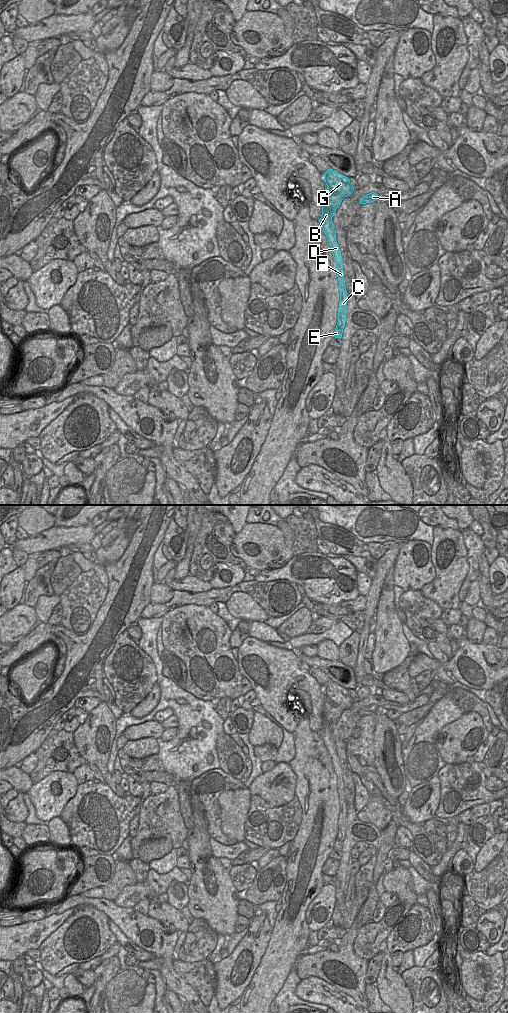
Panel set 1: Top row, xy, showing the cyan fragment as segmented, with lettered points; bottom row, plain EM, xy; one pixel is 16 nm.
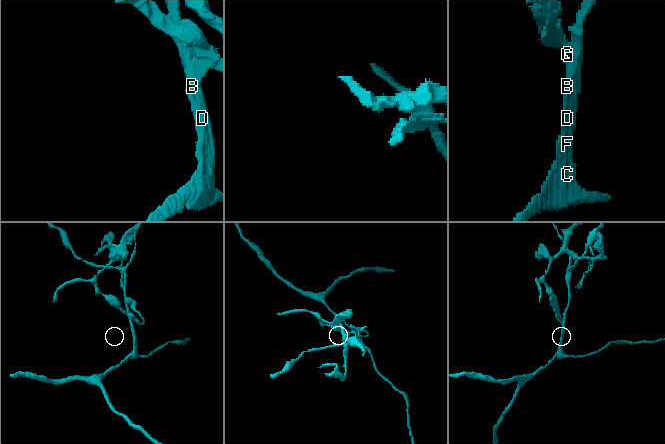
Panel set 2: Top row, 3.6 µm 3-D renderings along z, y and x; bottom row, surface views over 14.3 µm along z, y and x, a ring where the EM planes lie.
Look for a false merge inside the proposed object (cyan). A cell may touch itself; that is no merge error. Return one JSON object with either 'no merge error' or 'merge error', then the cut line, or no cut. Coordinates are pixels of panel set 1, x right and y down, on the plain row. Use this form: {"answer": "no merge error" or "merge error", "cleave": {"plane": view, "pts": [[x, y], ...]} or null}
{"answer": "merge error", "cleave": {"plane": "xy", "pts": [[327, 699], [343, 710]]}}

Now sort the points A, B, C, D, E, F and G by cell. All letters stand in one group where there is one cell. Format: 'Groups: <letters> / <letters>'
Groups: A G / B C D E F.

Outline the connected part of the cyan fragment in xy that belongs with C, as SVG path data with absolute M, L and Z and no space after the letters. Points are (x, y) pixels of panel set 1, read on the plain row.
M326 701L325 709L322 716L322 727L319 734L324 742L324 745L331 757L334 772L337 776L337 789L339 793L340 814L338 819L338 834L334 843L333 849L342 849L343 841L346 834L346 821L347 821L347 803L345 798L344 783L342 768L340 765L339 757L336 752L336 742L332 735L332 729L336 724L336 720L340 718L342 712L341 708L335 705L332 701Z

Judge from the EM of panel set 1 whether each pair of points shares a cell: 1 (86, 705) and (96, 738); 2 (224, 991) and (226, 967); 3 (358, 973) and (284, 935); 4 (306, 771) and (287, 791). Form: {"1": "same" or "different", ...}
{"1": "different", "2": "same", "3": "different", "4": "different"}

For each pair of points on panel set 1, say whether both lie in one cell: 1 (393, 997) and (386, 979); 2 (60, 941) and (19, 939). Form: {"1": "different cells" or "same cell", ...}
{"1": "same cell", "2": "different cells"}

